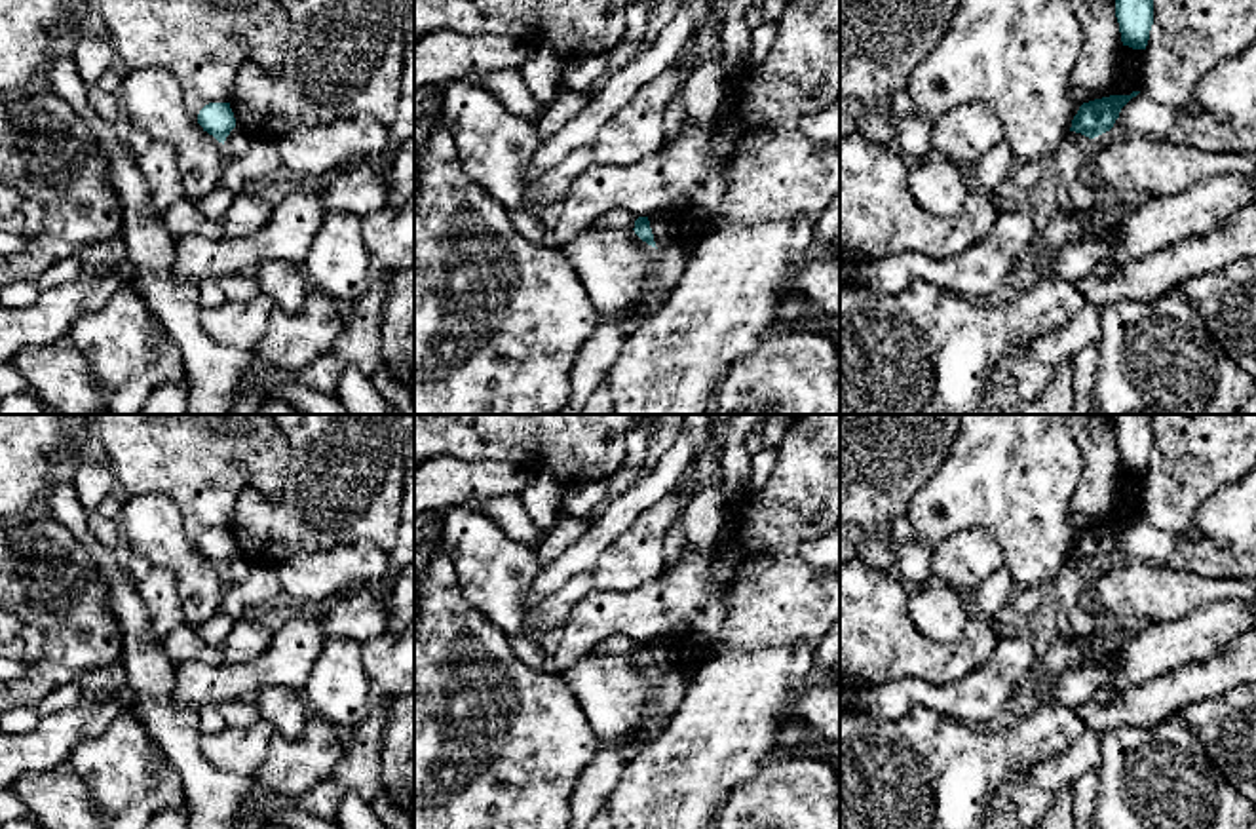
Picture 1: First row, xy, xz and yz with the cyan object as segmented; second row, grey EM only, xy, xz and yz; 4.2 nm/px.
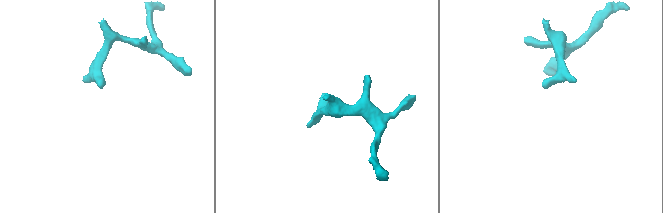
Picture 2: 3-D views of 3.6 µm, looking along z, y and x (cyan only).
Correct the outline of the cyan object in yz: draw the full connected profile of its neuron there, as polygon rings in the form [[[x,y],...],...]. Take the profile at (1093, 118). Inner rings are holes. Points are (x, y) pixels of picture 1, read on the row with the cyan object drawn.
[[[1132,91],[1131,95],[1110,95],[1083,103],[1072,120],[1070,131],[1081,133],[1089,139],[1110,131],[1119,118],[1121,108],[1138,93],[1140,91]]]

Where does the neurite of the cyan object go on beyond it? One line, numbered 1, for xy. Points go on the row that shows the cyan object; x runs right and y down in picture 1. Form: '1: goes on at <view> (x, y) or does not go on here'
1: does not go on here

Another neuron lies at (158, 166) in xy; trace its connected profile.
[[[154,143],[143,156],[135,158],[148,192],[150,207],[163,215],[171,205],[186,200],[186,188],[175,150],[163,143]]]

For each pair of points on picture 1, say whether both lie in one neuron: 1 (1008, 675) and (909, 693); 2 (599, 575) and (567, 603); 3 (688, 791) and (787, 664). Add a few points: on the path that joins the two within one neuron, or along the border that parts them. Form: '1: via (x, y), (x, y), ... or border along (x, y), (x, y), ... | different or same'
1: via (983, 694), (933, 694) | same
2: via (591, 580), (572, 596) | same
3: via (698, 759), (755, 696) | same

